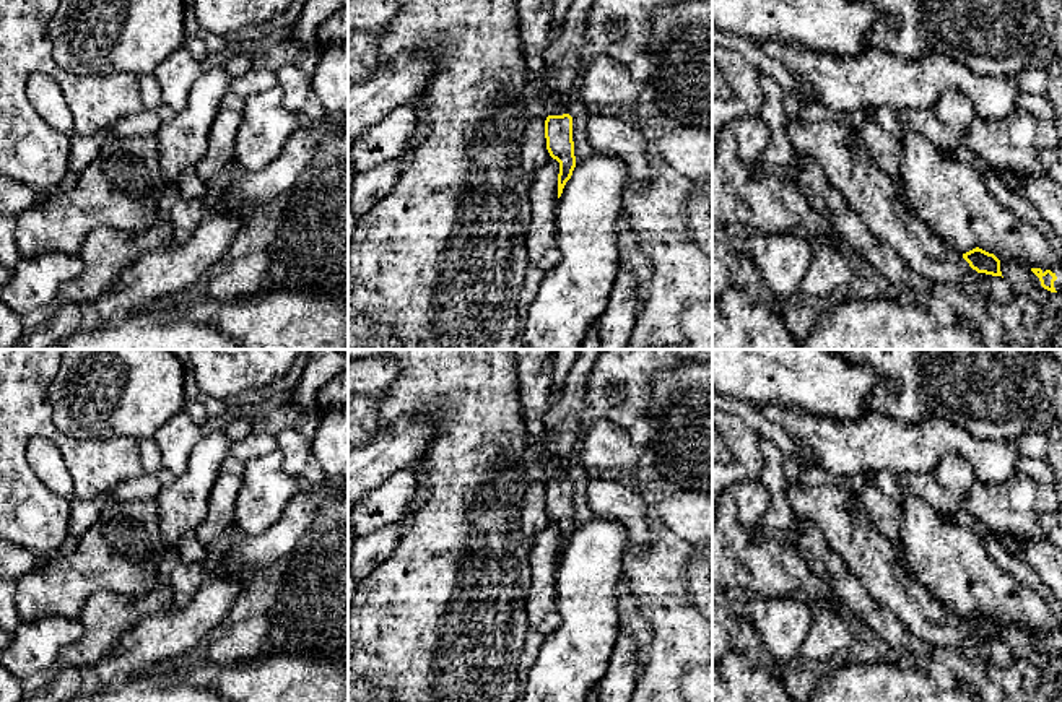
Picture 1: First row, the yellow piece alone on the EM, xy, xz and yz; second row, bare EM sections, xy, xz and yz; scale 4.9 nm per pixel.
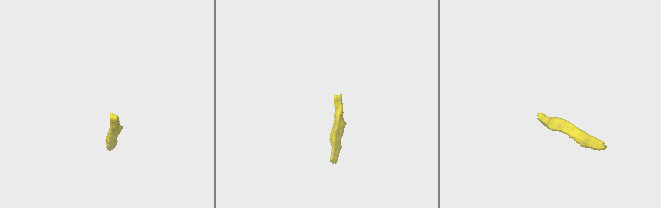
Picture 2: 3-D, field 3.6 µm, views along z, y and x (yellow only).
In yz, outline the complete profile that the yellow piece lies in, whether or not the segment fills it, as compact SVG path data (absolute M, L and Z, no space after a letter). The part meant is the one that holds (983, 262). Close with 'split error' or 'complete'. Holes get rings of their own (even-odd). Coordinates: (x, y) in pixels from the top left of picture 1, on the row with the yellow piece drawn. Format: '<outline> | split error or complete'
M979 247L963 254L963 258L969 263L977 273L986 273L992 276L1002 276L1000 260Z | complete

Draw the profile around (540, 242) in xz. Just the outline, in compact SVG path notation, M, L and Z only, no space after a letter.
M551 158L533 174L529 190L532 218L527 229L525 250L529 263L543 273L555 268L561 258L556 244L558 174L559 162Z

